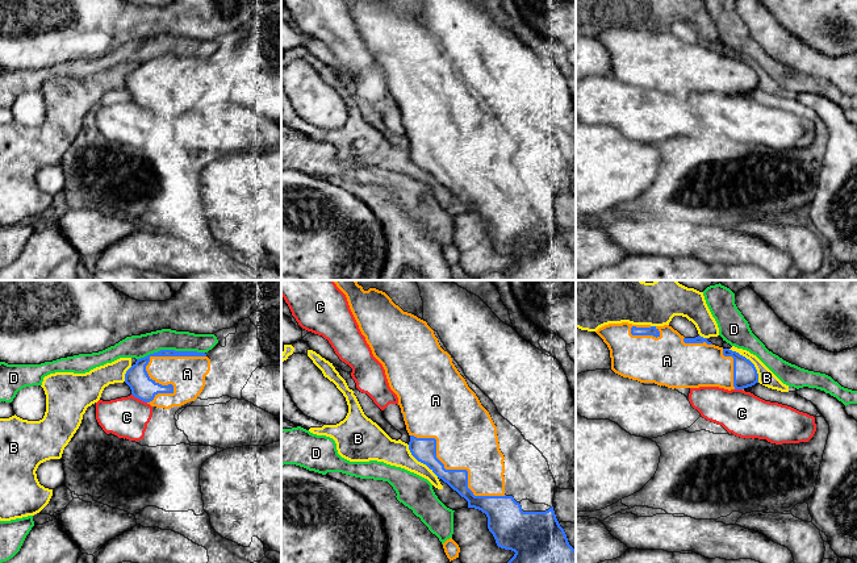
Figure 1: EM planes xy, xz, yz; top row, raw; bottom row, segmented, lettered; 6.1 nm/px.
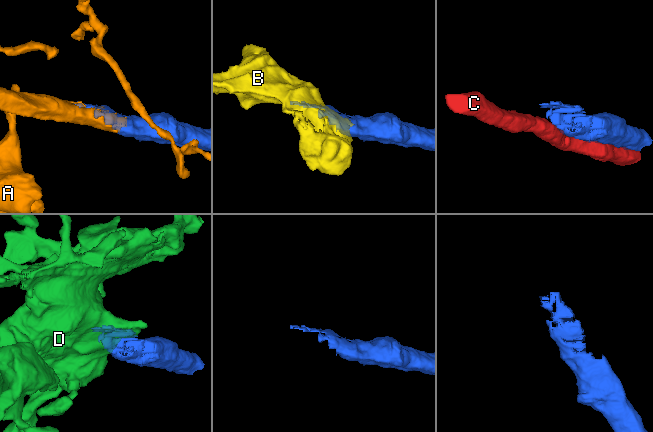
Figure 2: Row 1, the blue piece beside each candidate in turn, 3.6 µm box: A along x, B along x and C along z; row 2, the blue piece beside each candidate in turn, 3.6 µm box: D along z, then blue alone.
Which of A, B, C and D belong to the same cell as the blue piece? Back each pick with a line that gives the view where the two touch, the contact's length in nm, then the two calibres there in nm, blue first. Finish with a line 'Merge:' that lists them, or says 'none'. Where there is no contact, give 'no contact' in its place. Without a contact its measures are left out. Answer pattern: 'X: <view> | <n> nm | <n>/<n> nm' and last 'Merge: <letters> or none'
A: xy | 460 nm | 150/220 nm
Merge: A

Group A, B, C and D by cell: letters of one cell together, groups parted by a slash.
A / B / C / D

